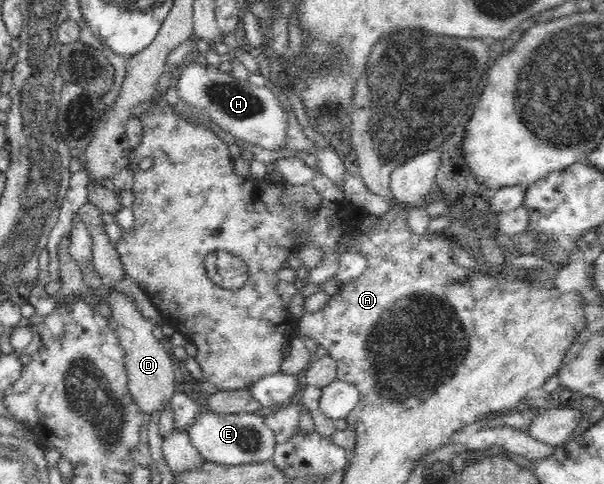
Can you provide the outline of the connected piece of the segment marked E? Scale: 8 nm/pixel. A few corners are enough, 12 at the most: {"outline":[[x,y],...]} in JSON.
{"outline":[[204,409],[188,428],[205,461],[272,460],[275,431],[255,413]]}

